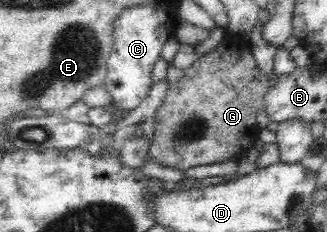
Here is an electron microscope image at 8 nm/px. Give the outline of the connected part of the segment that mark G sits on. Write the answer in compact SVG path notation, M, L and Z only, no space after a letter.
M226 33L222 42L208 55L201 56L191 67L184 70L183 78L167 91L167 96L156 114L155 137L151 141L149 155L153 164L186 171L197 165L211 165L229 160L239 161L237 157L247 152L260 135L256 123L257 113L265 107L265 95L279 79L275 71L261 73L250 50L248 38L239 34Z

